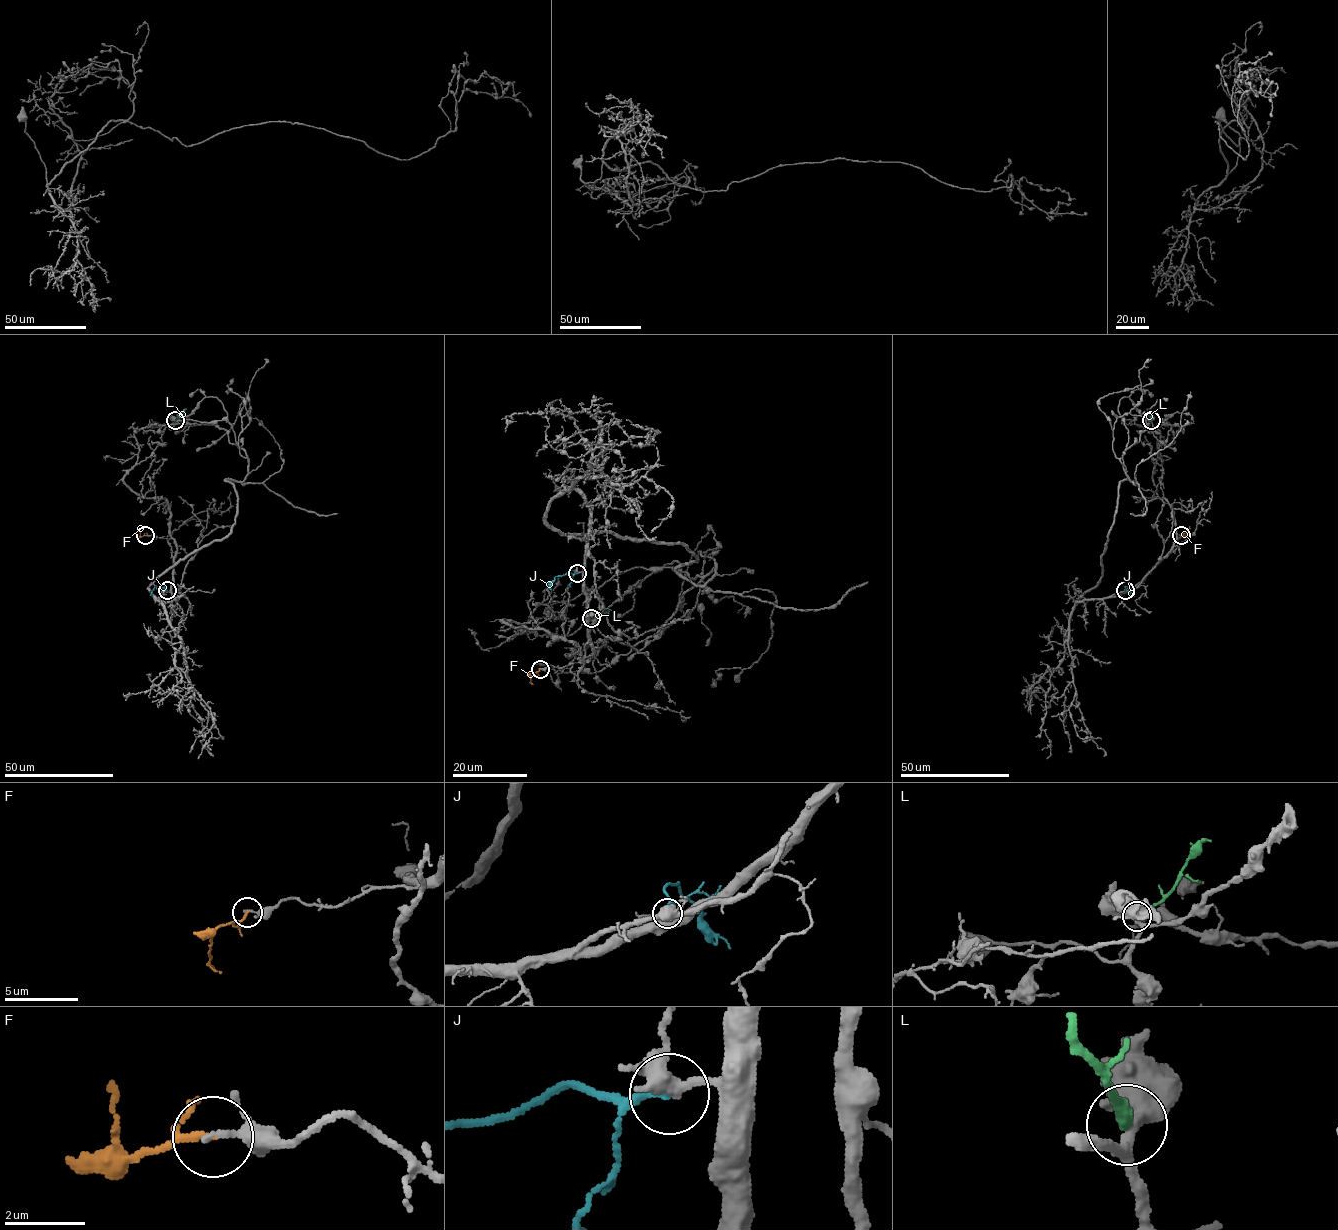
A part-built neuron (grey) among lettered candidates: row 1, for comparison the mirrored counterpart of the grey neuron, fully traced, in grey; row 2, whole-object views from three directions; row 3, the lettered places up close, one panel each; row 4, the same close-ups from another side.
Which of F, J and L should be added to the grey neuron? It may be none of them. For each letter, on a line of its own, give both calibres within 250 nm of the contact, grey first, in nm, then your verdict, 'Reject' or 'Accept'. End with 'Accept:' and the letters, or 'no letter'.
F: Thickness 150 nm (grey) against 170 nm. Reject
J: Thickness 280 nm (grey) against 220 nm. Accept
L: Thickness 240 nm (grey) against 340 nm. Reject
Accept: J

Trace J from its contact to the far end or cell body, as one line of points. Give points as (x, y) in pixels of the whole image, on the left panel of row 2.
J: (167, 590), (156, 586), (152, 596)

